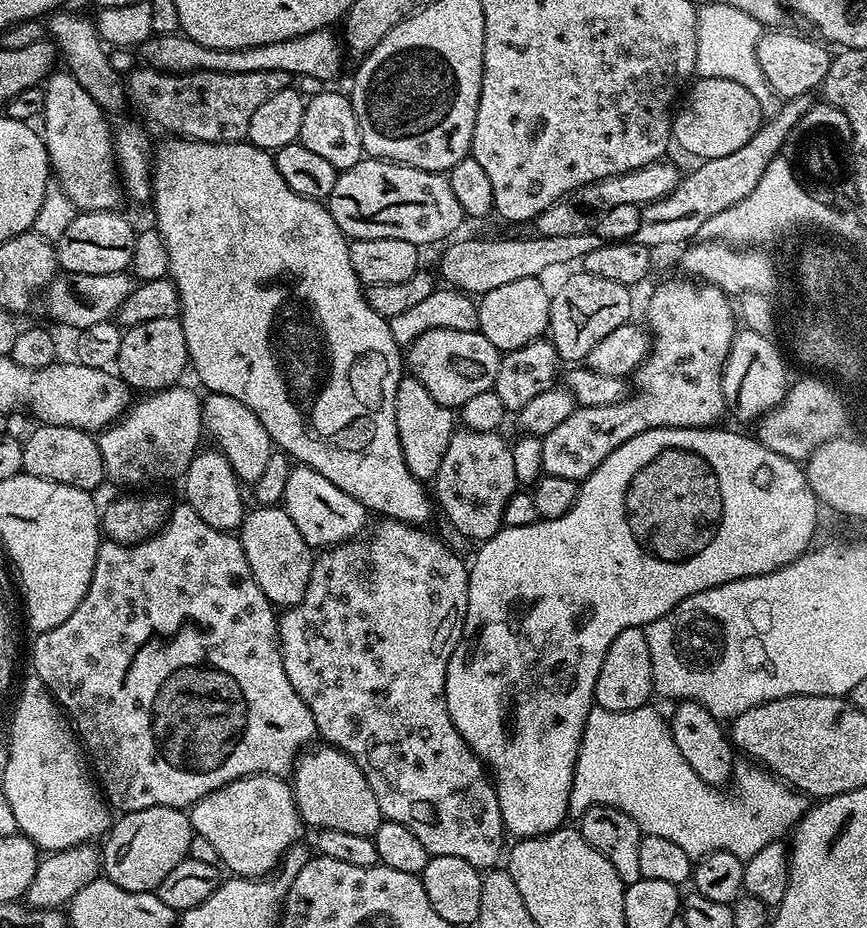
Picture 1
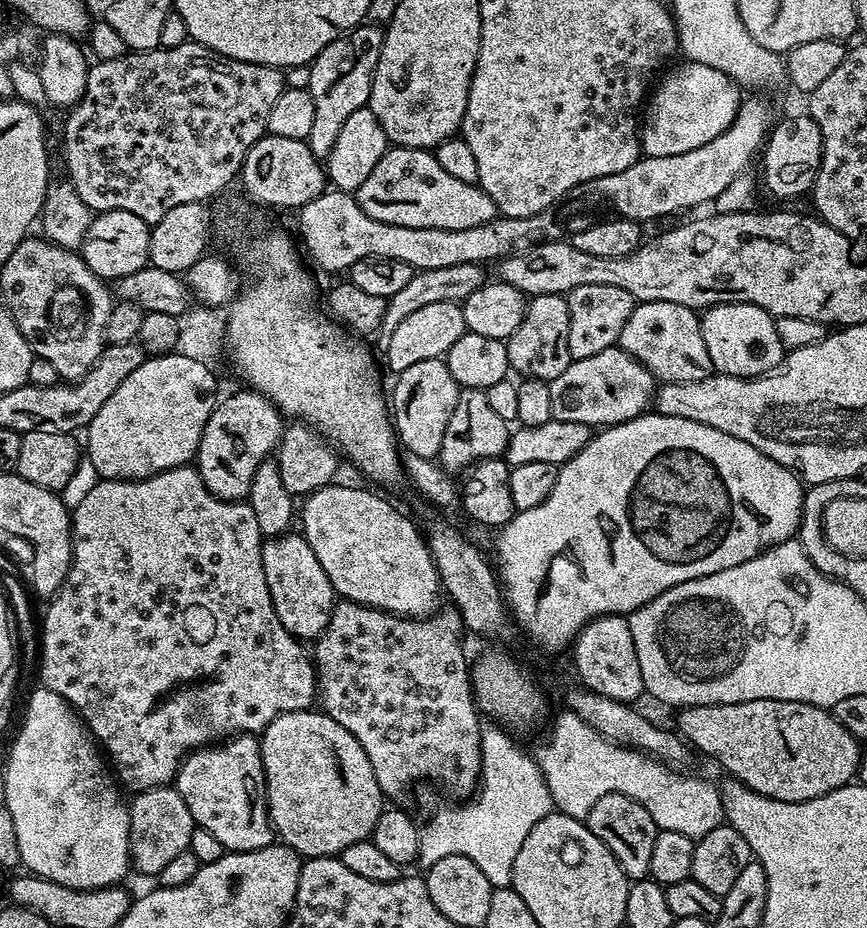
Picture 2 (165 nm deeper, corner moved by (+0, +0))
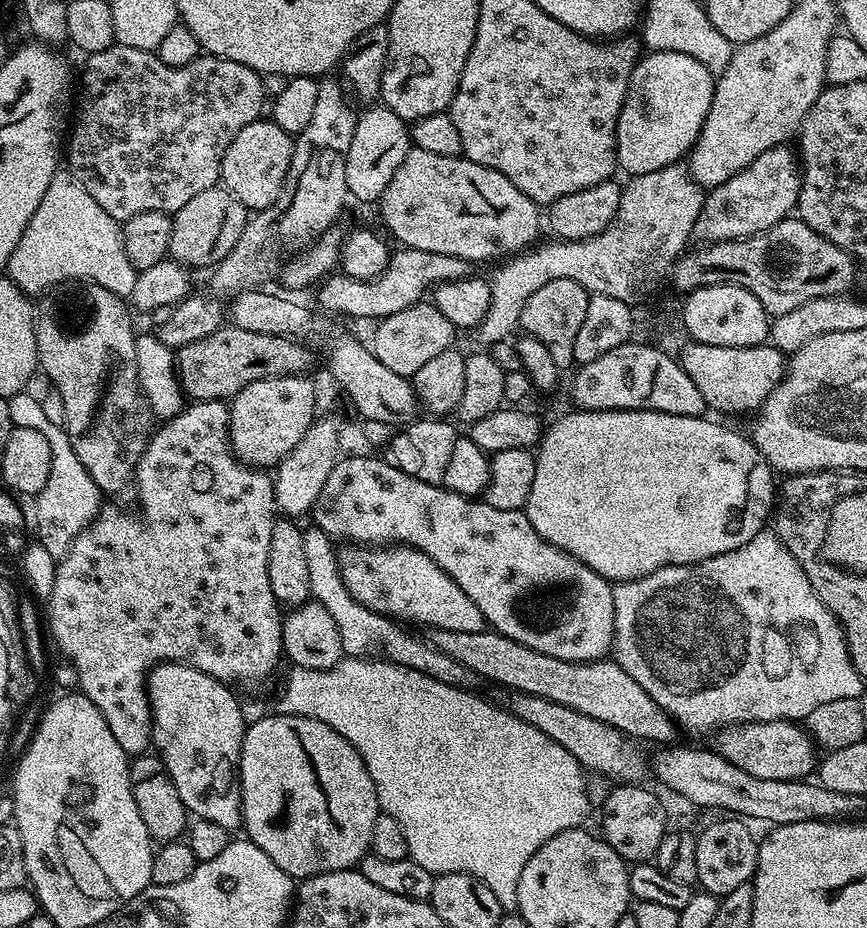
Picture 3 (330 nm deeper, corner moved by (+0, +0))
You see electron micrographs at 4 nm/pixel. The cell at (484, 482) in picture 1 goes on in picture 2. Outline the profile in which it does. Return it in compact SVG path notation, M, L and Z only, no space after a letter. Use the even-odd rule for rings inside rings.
M461 388L458 394L458 406L450 414L446 434L442 437L442 450L438 464L448 474L463 473L481 460L503 457L510 435L509 421L504 420L490 406L482 388Z

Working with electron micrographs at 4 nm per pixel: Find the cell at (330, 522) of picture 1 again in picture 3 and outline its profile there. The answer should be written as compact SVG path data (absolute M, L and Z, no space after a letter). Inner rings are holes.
M352 544L339 551L337 564L340 568L340 577L346 584L346 588L350 590L351 597L368 609L382 613L384 616L391 616L392 619L408 624L414 622L430 626L429 628L434 630L480 633L487 629L487 620L473 600L461 590L461 587L452 578L445 574L445 571L432 558L416 548L408 545L391 545L374 549Z

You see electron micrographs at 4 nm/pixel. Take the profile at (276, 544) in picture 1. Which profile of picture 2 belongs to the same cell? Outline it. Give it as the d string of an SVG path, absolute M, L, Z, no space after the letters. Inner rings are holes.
M302 534L292 535L273 536L263 541L262 571L266 573L266 587L270 590L270 602L274 606L274 614L278 614L278 622L282 622L284 629L297 640L315 642L320 639L330 622L332 607L338 603L338 595L330 584L330 578L322 570L322 565L311 550L306 537Z

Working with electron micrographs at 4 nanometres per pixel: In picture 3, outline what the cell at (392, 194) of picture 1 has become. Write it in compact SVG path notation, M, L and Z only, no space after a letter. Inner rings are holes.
M415 146L409 147L406 158L402 158L402 166L394 170L390 186L386 186L384 195L378 201L379 208L385 226L403 247L430 250L430 254L454 254L454 258L466 258L473 262L499 261L523 253L539 234L540 224L542 228L541 209L533 200L526 198L526 194L522 194L522 190L518 190L506 174L498 174L498 170L490 170L490 166L466 160L463 155L430 154L430 150Z

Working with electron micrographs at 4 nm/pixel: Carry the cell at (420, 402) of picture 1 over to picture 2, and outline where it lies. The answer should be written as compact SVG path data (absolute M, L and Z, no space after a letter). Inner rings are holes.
M443 359L414 362L414 366L406 366L395 377L396 385L390 388L390 415L396 425L399 443L407 452L418 454L421 458L435 461L442 450L442 437L446 434L446 426L450 422L450 414L454 414L454 406L458 406L460 383L450 374L447 363Z

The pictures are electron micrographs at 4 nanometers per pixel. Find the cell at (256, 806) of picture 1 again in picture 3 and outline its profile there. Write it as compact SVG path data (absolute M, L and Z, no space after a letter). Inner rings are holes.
M161 662L146 677L148 704L152 708L152 744L164 763L168 777L178 789L178 798L187 806L195 819L216 822L229 830L241 827L242 798L240 797L240 751L244 741L246 712L236 701L236 696L229 685L215 680L189 664Z

